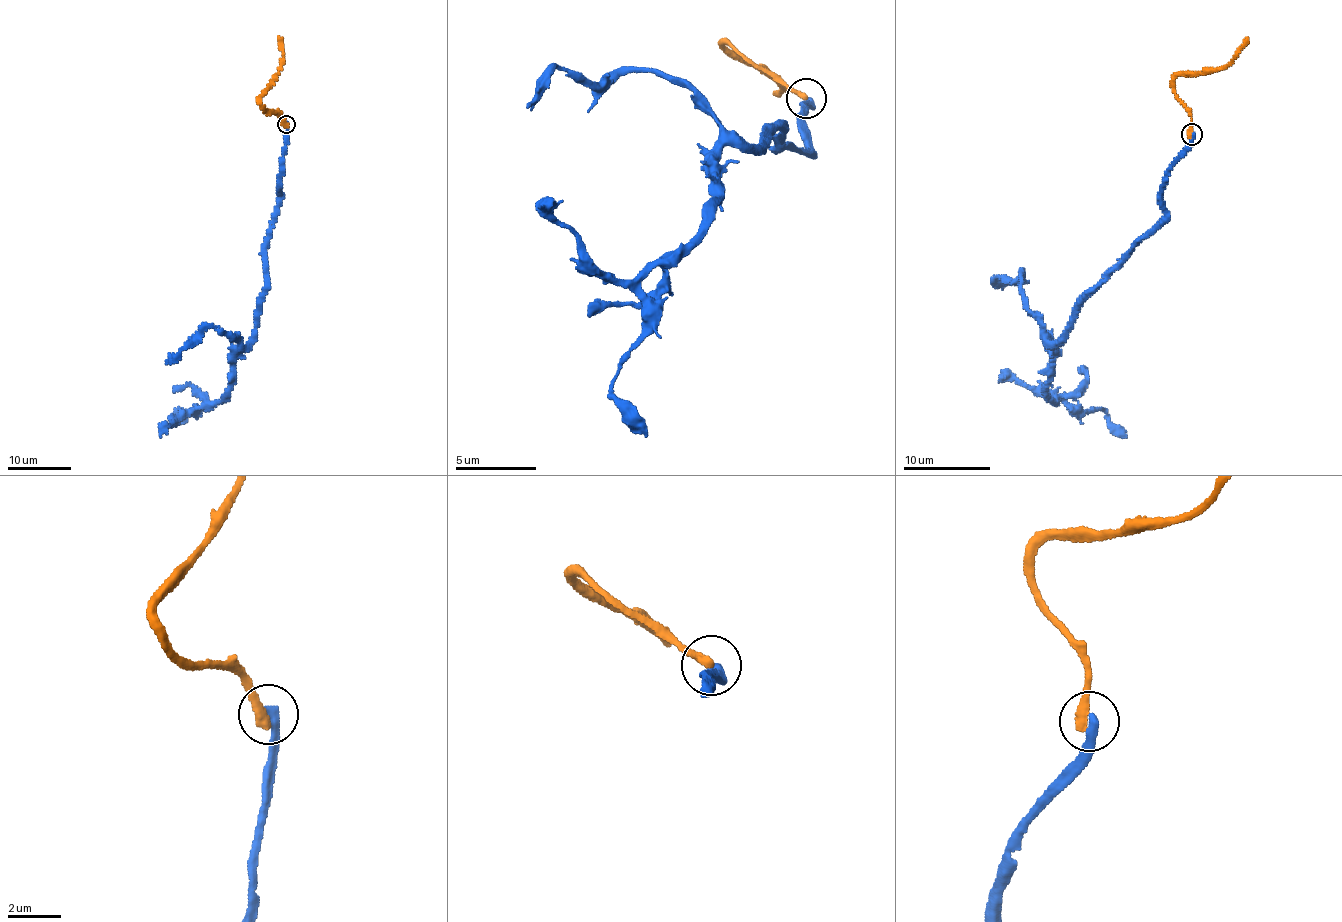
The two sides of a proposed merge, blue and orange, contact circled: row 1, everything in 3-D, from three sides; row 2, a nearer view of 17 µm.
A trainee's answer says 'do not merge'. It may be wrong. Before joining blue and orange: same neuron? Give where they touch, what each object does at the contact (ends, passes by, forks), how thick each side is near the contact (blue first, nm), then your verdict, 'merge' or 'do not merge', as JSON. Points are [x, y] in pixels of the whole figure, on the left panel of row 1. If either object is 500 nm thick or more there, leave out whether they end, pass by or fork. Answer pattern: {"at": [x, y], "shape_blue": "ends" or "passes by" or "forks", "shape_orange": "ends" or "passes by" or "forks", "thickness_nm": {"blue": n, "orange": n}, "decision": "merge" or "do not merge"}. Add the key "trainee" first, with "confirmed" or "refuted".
{"trainee": "confirmed", "at": [286, 124], "shape_blue": "ends", "shape_orange": "ends", "thickness_nm": {"blue": 360, "orange": 400}, "decision": "do not merge"}

